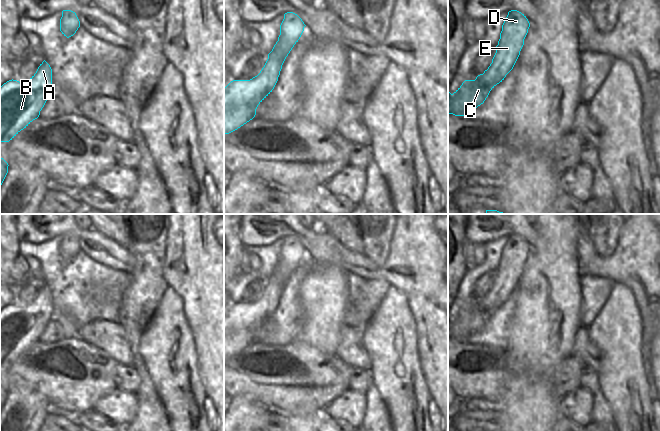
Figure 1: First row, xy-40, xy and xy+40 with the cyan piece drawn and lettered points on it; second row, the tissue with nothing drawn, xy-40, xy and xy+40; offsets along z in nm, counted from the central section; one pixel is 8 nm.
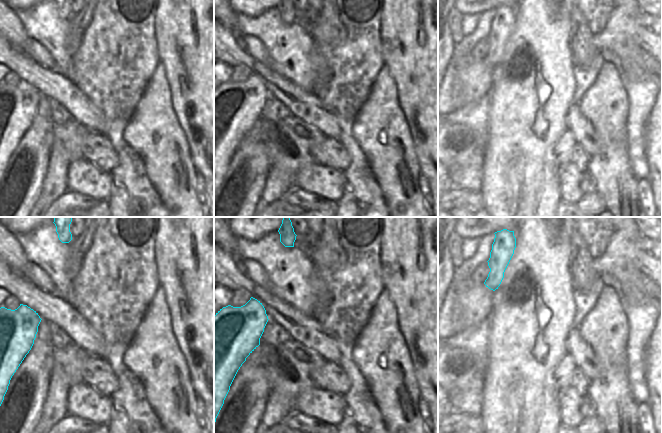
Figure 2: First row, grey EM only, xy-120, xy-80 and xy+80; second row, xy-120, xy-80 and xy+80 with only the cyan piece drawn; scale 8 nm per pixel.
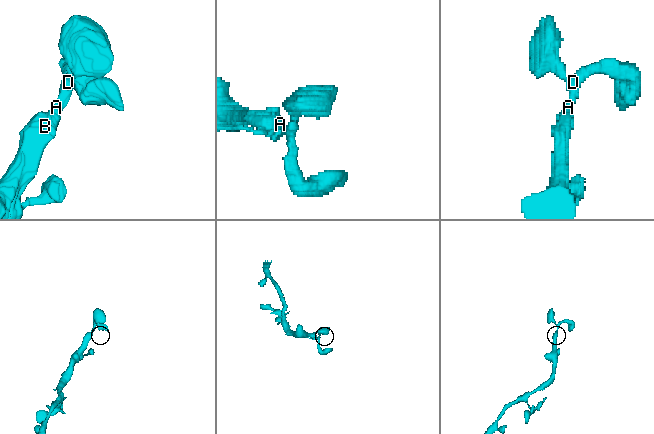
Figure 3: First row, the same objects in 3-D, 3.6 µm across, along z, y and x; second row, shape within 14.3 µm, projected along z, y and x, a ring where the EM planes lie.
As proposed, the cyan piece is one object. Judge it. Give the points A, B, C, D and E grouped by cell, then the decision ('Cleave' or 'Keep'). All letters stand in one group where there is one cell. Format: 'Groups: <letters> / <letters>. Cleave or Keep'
Groups: A B C D E. Keep.

